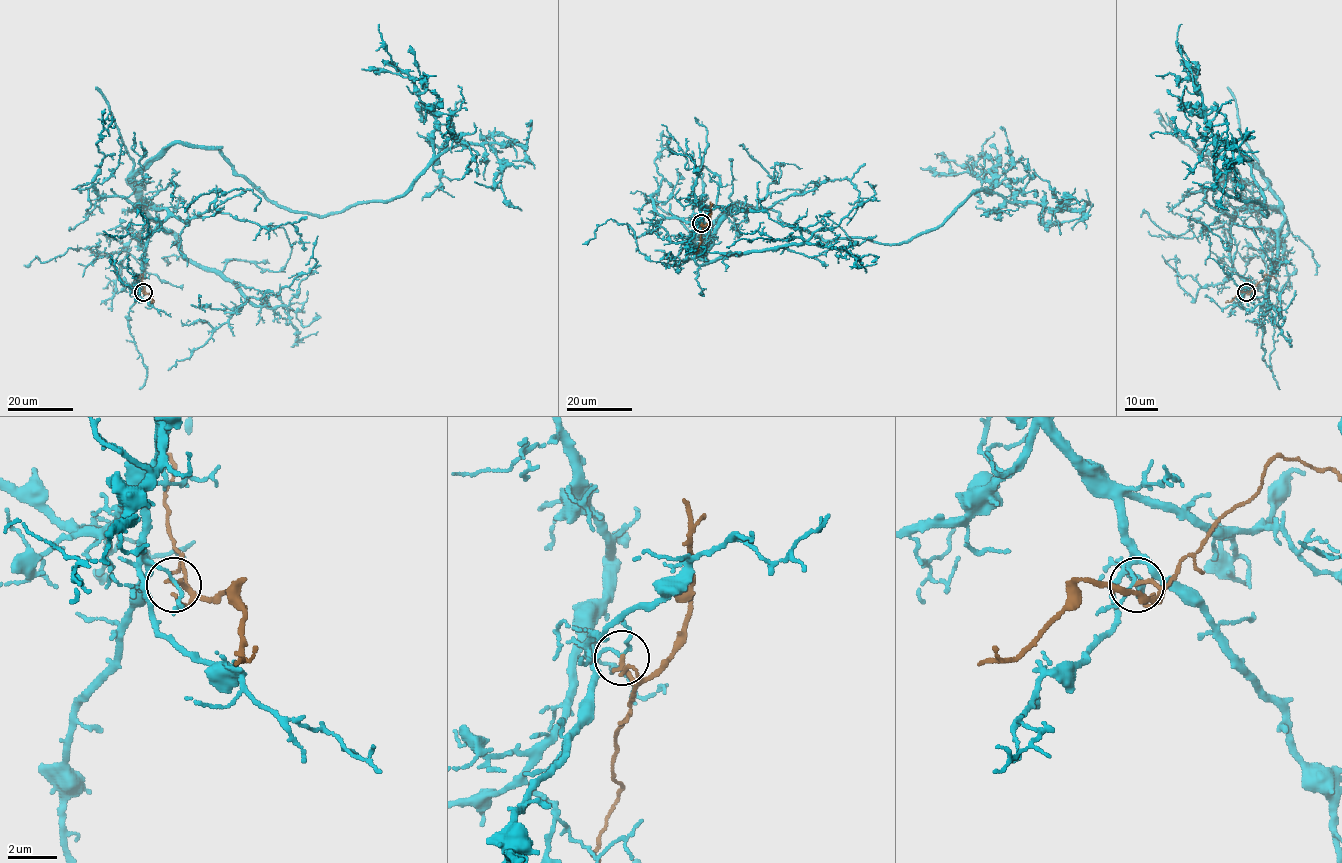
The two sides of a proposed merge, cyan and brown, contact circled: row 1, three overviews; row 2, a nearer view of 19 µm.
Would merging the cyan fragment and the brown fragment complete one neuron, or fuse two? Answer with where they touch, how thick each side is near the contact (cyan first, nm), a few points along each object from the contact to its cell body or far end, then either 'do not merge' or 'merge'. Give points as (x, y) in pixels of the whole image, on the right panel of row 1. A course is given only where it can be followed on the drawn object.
place (1246, 292); calibres 100 and 180 nm; course cyan (1247, 291), (1229, 219), (1279, 199), (1229, 143), (1266, 216), (1215, 176), (1182, 24); course brown (1247, 292), (1266, 274), (1276, 279); do not merge

